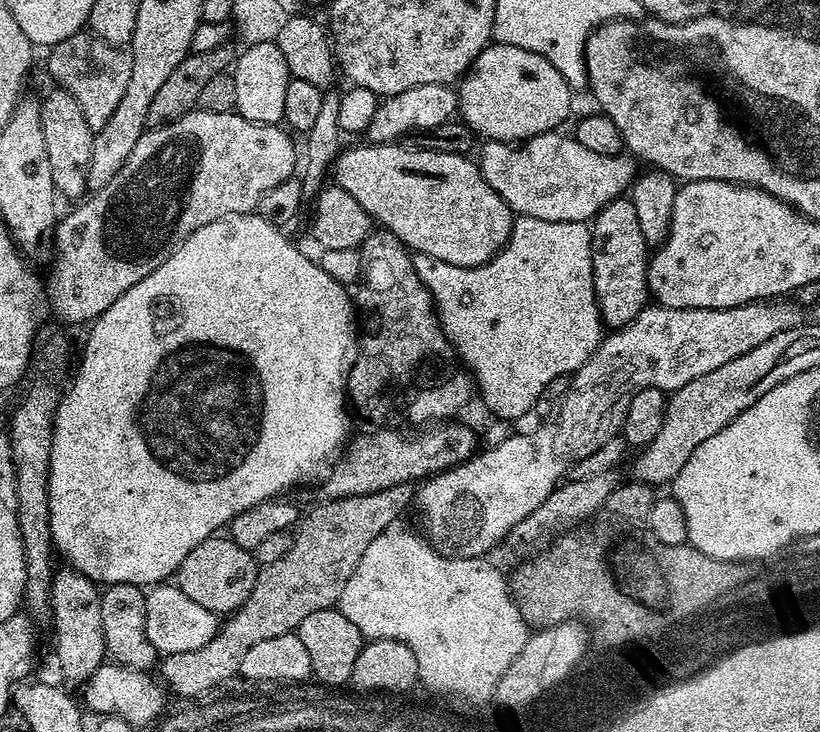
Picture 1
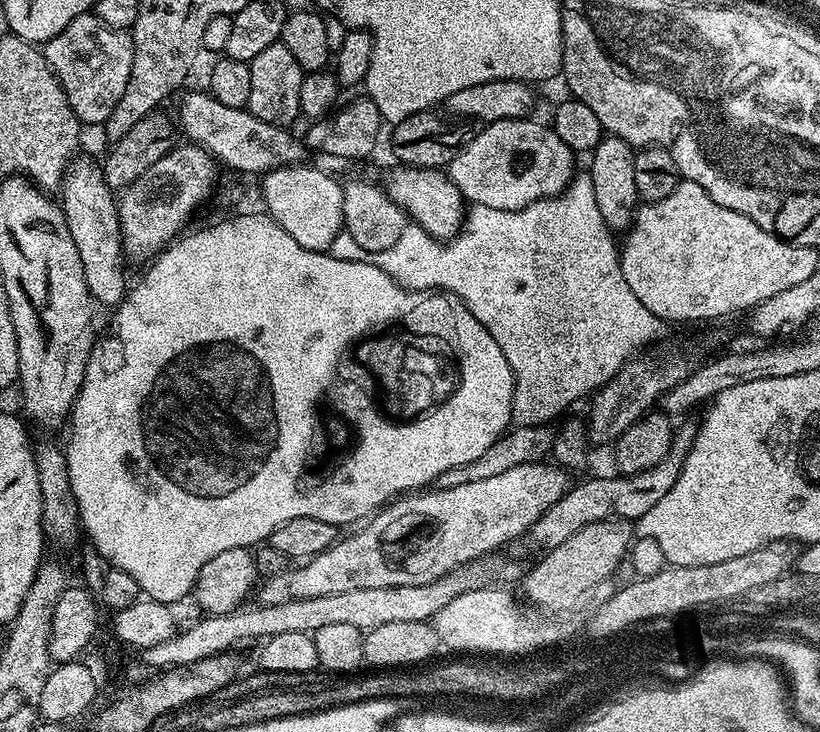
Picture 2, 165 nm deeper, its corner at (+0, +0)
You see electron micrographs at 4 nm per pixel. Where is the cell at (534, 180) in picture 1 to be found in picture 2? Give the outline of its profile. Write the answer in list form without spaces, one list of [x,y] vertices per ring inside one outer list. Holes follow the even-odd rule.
[[[532,119],[483,125],[475,138],[446,165],[448,177],[469,205],[522,210],[534,202],[557,196],[572,183],[577,157],[547,123],[539,124]]]

